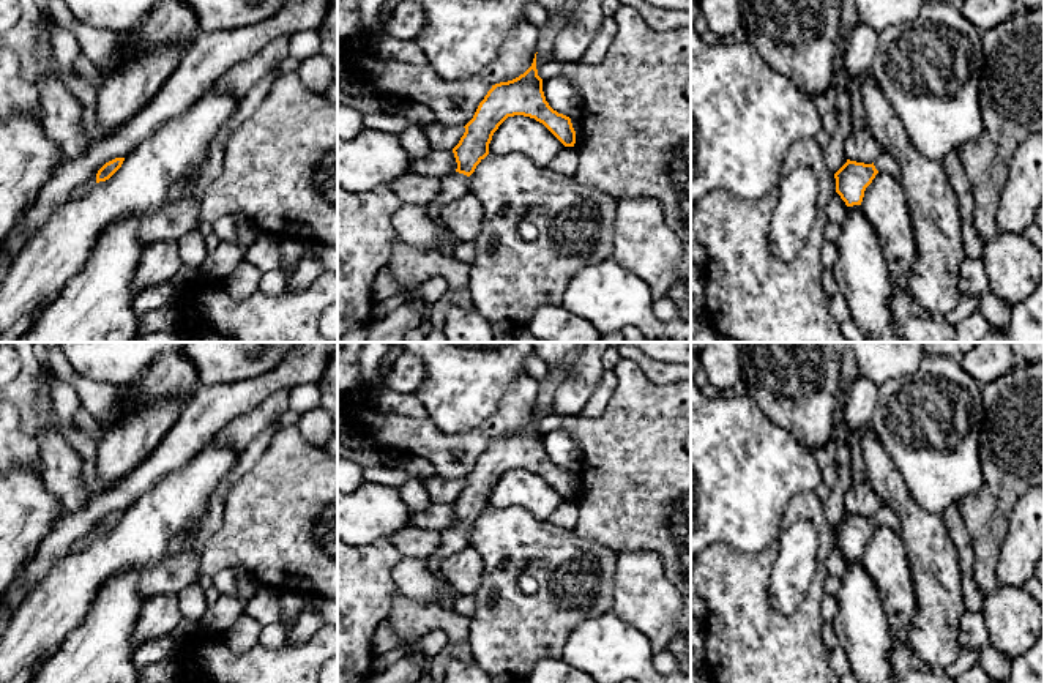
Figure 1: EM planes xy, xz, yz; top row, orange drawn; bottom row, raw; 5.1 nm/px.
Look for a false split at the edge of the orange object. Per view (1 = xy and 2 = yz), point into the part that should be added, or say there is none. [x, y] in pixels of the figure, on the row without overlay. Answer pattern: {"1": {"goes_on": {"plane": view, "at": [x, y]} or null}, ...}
{"1": {"goes_on": {"plane": "xy", "at": [84, 543]}}, "2": {"goes_on": {"plane": "yz", "at": [885, 518]}}}

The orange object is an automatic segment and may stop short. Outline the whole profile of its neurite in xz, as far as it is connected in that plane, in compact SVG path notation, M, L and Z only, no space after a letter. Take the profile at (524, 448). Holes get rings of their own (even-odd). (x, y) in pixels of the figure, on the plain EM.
M536 407L531 420L519 431L492 439L479 456L465 486L453 502L457 522L440 532L440 547L427 558L434 574L442 573L440 563L448 555L468 546L468 530L489 508L489 497L498 480L514 468L524 468L543 476L565 500L574 500L576 484L571 472L554 464L546 454L543 432L536 423Z

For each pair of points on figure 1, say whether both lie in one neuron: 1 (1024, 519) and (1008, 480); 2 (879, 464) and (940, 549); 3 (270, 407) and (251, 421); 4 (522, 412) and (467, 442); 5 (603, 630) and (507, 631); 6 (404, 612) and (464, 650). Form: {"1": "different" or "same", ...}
{"1": "different", "2": "same", "3": "same", "4": "same", "5": "different", "6": "same"}

